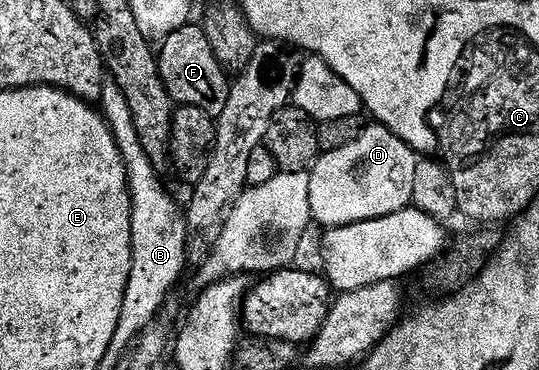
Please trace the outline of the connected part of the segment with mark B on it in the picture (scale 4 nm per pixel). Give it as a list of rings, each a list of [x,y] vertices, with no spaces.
[[[144,172],[141,179],[149,184],[145,188],[145,200],[153,213],[144,216],[141,210],[133,213],[133,261],[131,278],[127,282],[127,294],[123,298],[122,325],[137,324],[145,326],[150,323],[149,312],[157,312],[165,295],[177,284],[177,279],[185,272],[187,257],[187,224],[177,217],[177,204],[169,196],[164,196],[153,183],[159,180],[158,173]]]

